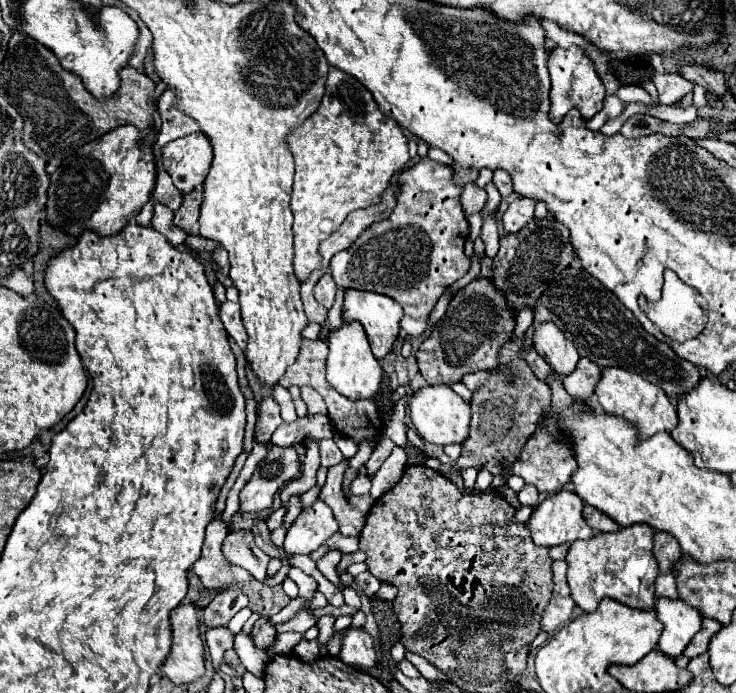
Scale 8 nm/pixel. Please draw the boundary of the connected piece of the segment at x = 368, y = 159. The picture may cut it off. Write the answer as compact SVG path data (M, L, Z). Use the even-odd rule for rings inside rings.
M330 68L320 108L288 136L288 148L296 162L290 202L294 212L294 272L302 282L320 264L320 242L352 210L382 200L392 176L402 172L408 162L408 138L394 120L382 114L372 94L354 76Z

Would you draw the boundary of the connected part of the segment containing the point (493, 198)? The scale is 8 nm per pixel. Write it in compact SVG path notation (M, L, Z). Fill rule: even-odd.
M490 182L488 184L488 188L486 188L486 194L488 194L488 200L486 200L486 206L484 206L484 210L480 212L480 216L482 216L482 220L486 218L486 216L490 216L494 210L498 210L498 206L500 206L500 196L498 196L498 190L494 188L494 184Z

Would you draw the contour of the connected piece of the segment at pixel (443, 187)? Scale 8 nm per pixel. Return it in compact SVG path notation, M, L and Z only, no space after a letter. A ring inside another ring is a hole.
M422 158L412 168L404 170L398 176L400 184L400 196L396 202L394 212L382 220L368 226L350 248L334 254L330 274L340 288L356 288L356 290L370 290L384 296L394 298L404 308L404 318L400 322L402 330L408 336L420 336L428 328L428 316L438 302L438 298L444 294L446 286L456 282L468 272L470 260L464 256L464 242L468 240L468 220L460 206L460 186L454 186L452 182L452 168L438 164L430 158Z

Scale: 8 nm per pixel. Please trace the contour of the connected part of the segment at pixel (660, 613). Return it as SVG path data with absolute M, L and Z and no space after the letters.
M658 598L656 618L664 624L658 648L670 658L678 658L684 652L702 624L702 616L694 608L670 598Z

